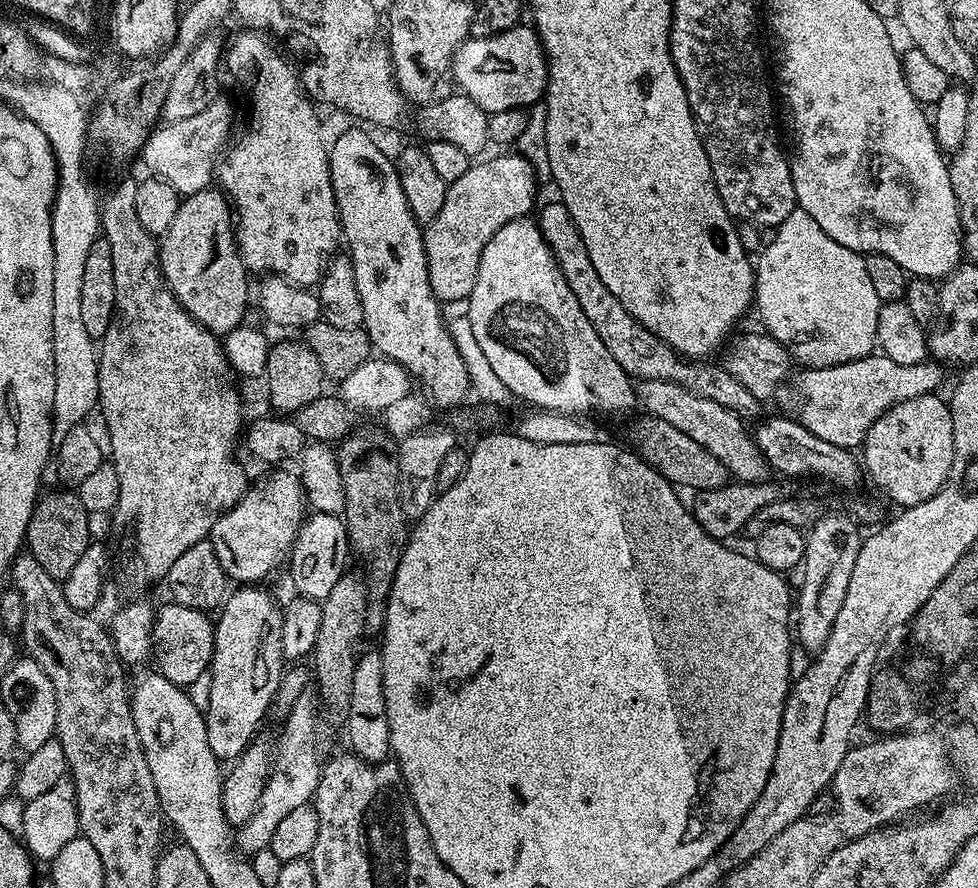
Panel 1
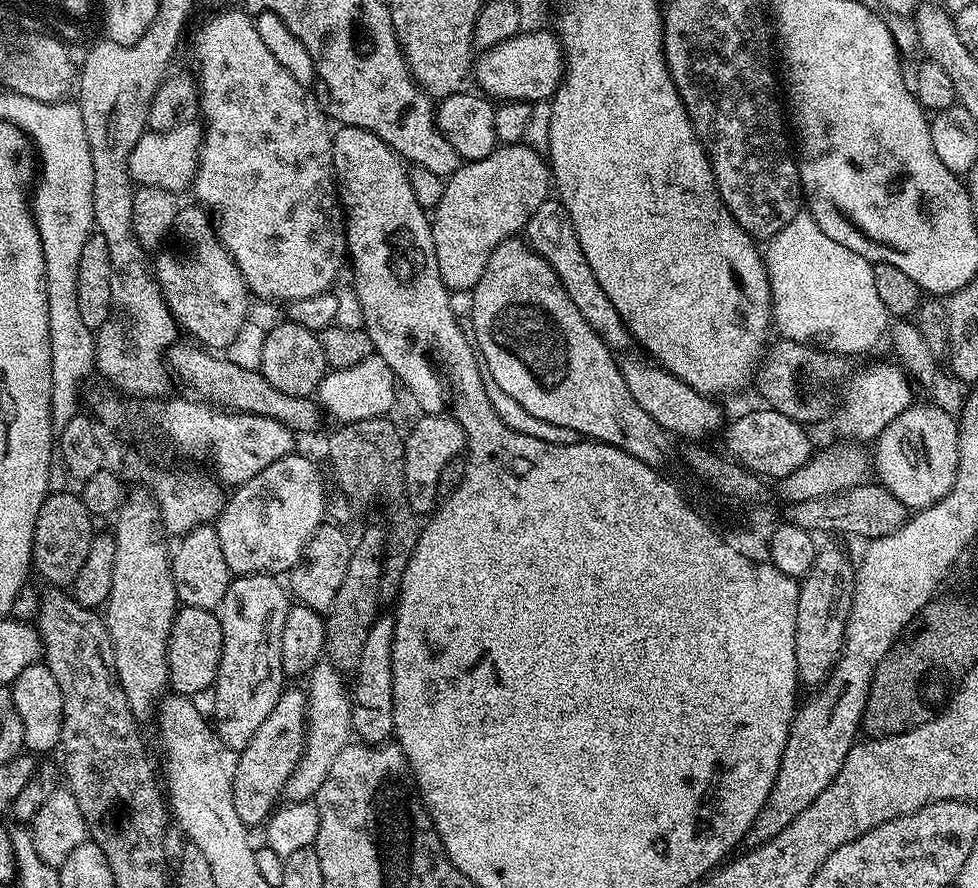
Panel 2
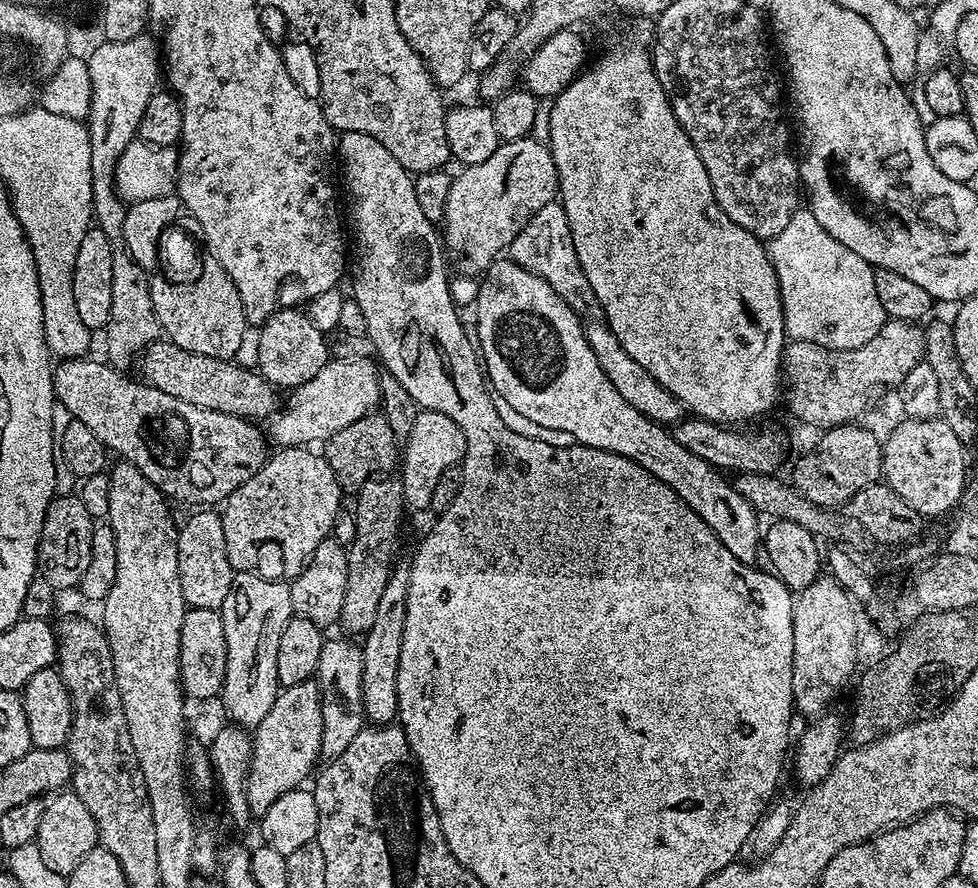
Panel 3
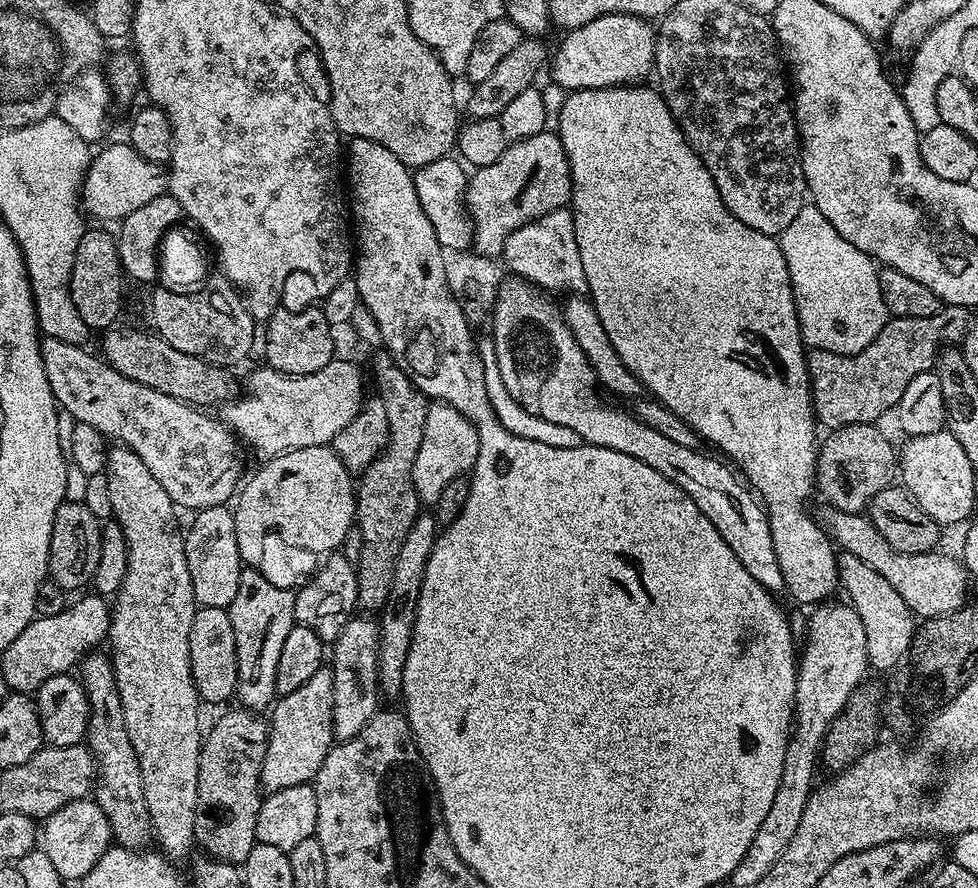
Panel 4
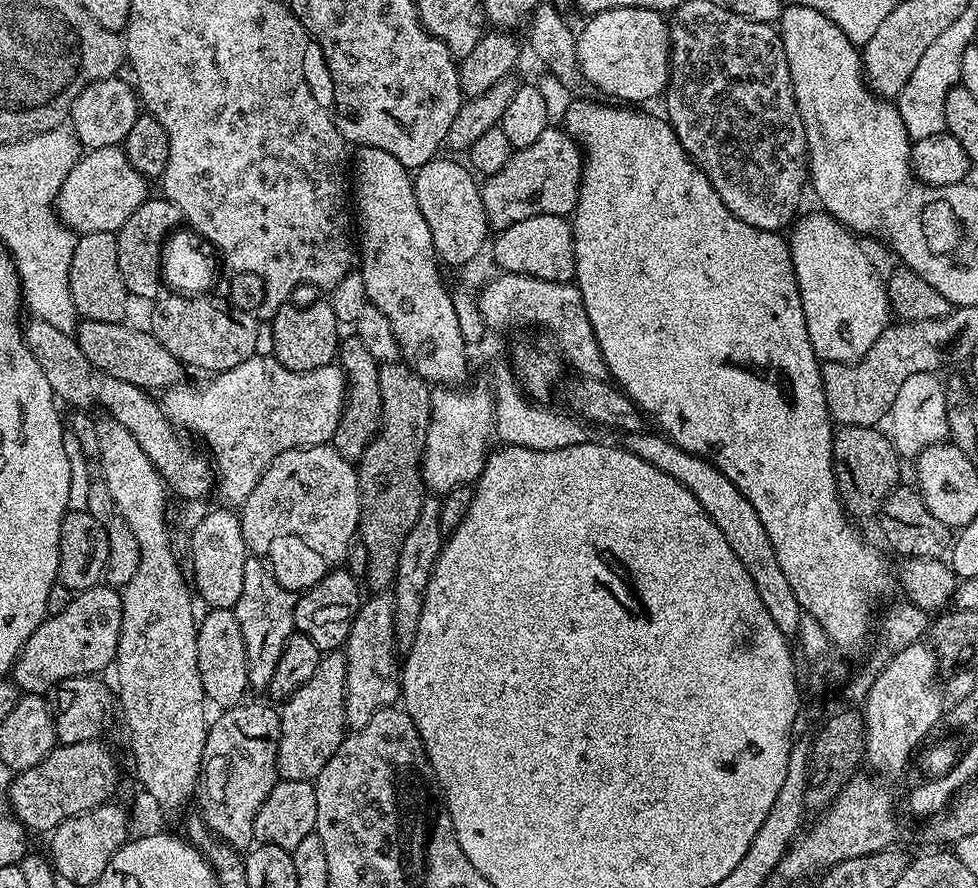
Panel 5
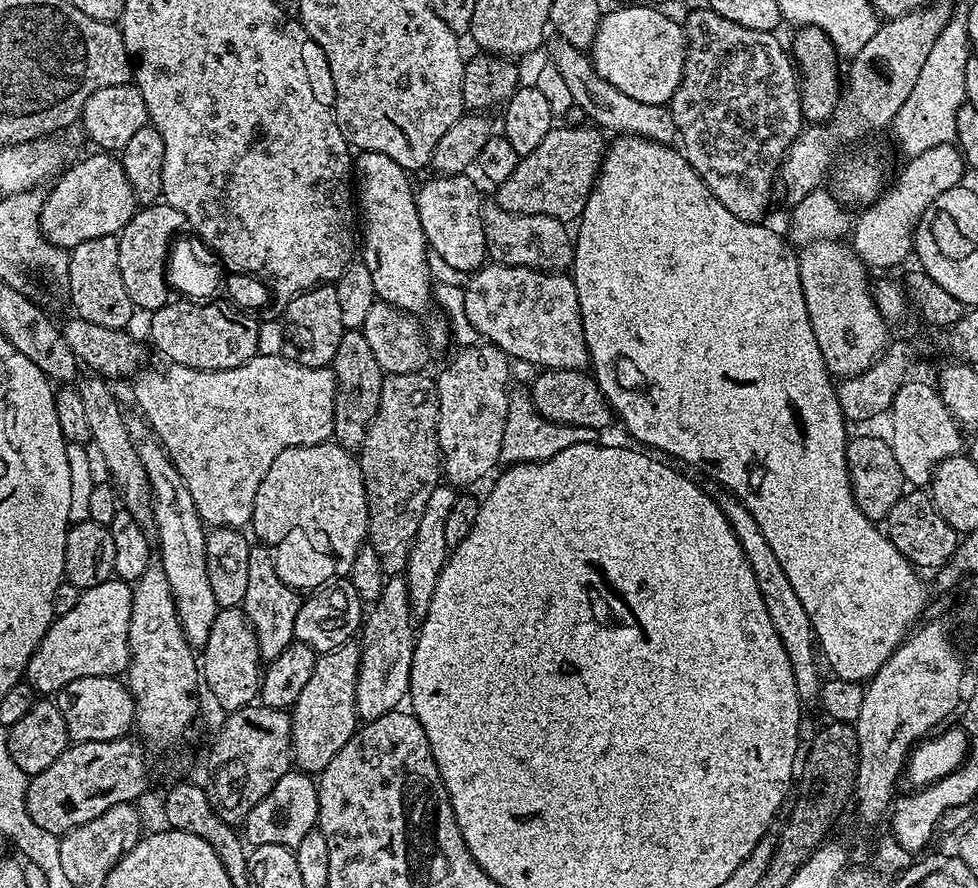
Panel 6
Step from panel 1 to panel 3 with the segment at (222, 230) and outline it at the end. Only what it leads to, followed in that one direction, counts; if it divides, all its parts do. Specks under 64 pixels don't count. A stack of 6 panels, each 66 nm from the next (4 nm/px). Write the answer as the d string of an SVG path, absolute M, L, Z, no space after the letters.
M205 267L192 284L172 284L165 278L149 279L150 302L159 331L174 346L190 350L190 354L202 354L206 358L232 360L238 354L250 325L234 282L220 267L211 267Z

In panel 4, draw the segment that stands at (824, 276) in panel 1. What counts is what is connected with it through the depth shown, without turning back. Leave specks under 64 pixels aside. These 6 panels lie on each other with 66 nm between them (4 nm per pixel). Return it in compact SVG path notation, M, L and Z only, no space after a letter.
M800 220L790 222L790 226L786 226L786 230L778 237L780 249L786 258L786 266L790 270L800 336L809 349L821 348L843 356L858 354L866 350L870 342L874 342L878 330L882 330L884 323L890 319L883 304L882 290L879 289L880 273L877 261L827 227L819 226L820 228L814 229L809 236L804 236L801 226Z

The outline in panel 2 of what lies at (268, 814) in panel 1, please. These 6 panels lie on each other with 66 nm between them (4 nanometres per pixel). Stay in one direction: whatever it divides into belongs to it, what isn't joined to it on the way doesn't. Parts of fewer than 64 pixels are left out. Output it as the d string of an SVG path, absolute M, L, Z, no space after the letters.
M321 659L306 677L306 743L300 754L300 762L284 783L283 795L291 802L312 800L317 790L326 782L334 758L353 739L352 697L346 687L345 677L332 665L331 660Z

